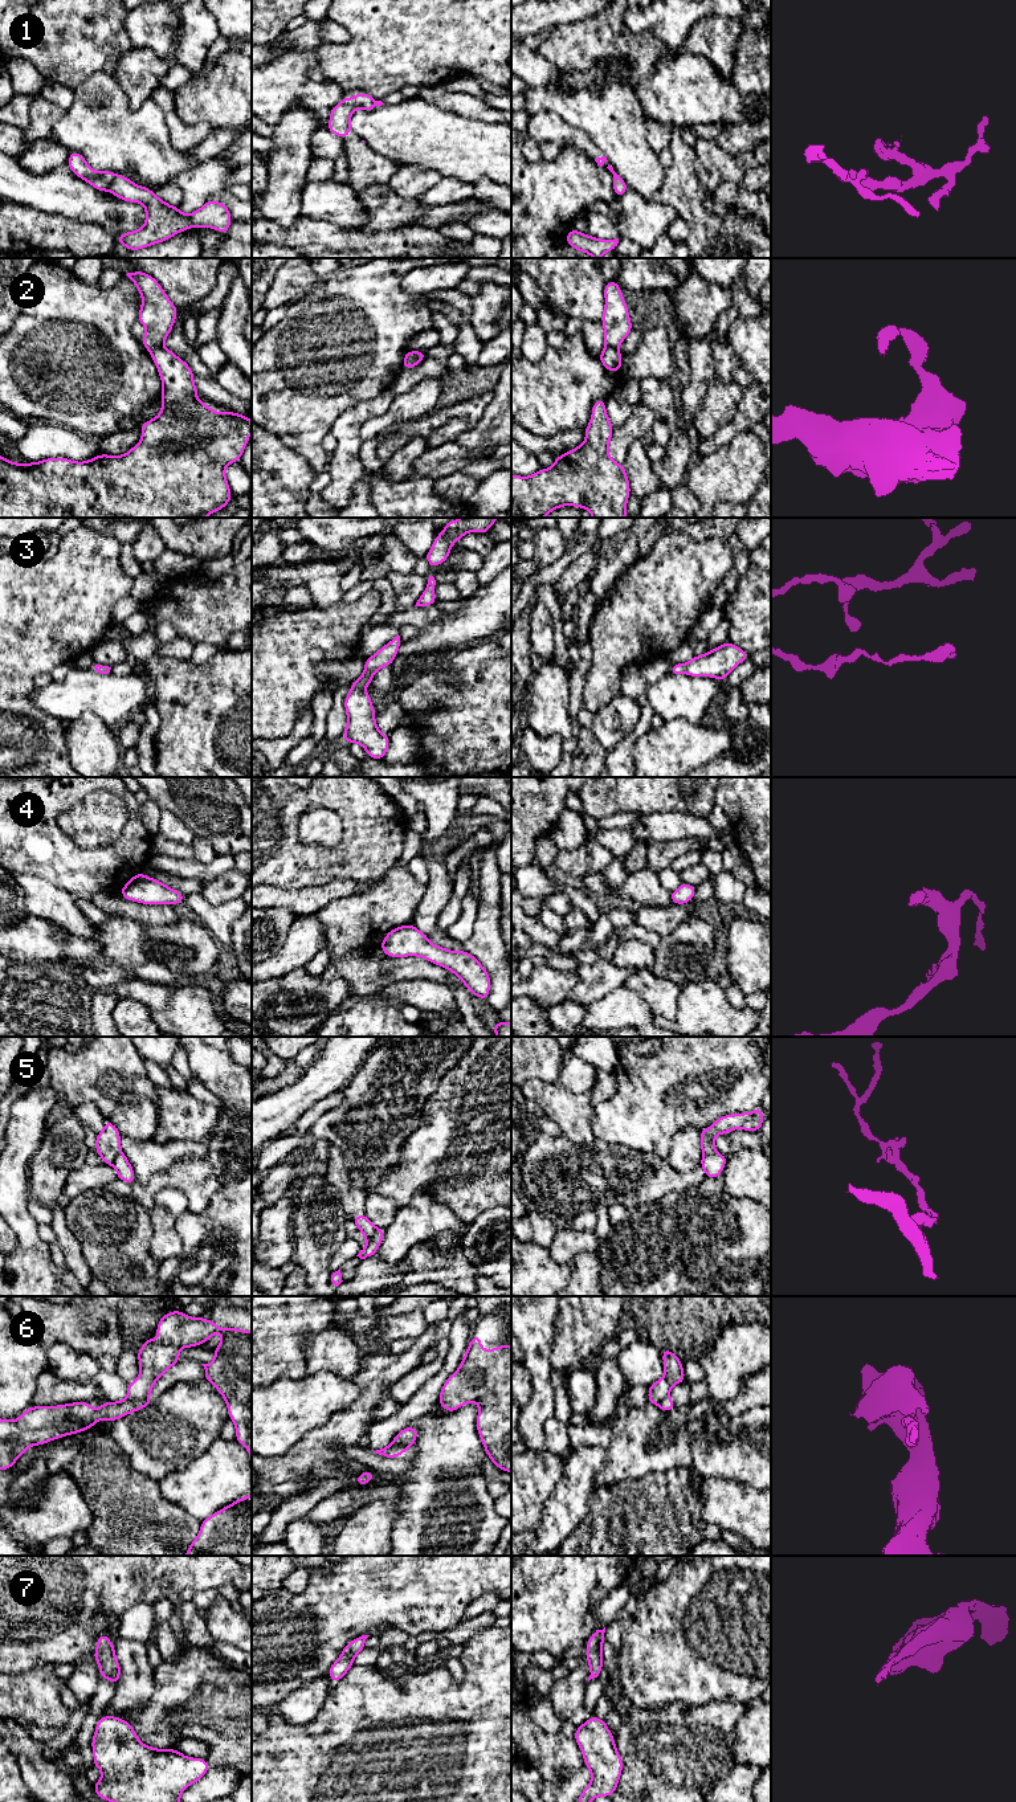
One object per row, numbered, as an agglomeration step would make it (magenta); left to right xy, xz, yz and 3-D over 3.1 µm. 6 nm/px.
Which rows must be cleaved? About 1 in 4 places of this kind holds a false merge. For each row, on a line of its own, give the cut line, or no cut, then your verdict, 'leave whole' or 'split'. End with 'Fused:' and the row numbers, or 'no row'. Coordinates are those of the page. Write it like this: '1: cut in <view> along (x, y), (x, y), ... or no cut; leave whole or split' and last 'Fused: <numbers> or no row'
1: cut in xy along (115, 175), (107, 188); split
2: cut in xy along (162, 344), (150, 351); split
3: no cut; leave whole
4: no cut; leave whole
5: cut in xz along (378, 1228), (374, 1238), (367, 1245); split
6: cut in xy along (127, 1396), (133, 1398), (147, 1397); split
7: no cut; leave whole
Fused: 1, 2, 5, 6

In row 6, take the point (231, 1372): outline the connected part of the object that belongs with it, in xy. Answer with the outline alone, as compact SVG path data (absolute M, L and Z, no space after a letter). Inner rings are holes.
M183 1311L163 1315L156 1329L158 1340L148 1336L138 1349L139 1377L127 1382L127 1397L148 1397L155 1382L181 1361L179 1352L183 1347L201 1345L220 1332L223 1336L213 1351L215 1360L201 1365L205 1381L224 1397L236 1427L236 1441L249 1451L252 1463L252 1329L219 1328L213 1320L189 1317Z

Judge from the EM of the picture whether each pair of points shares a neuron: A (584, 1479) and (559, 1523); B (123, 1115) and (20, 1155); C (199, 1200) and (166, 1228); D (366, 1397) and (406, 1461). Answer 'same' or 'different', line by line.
A: same
B: different
C: different
D: different

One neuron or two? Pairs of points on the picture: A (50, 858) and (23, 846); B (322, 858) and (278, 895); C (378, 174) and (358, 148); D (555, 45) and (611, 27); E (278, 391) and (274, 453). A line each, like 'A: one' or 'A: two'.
A: one
B: two
C: one
D: one
E: two

